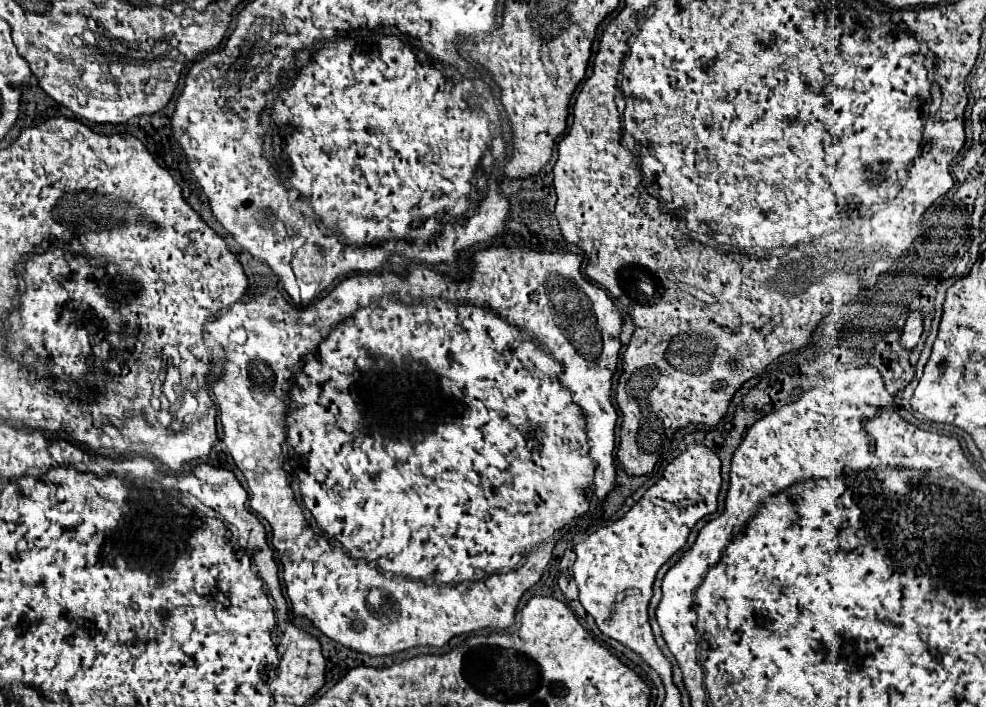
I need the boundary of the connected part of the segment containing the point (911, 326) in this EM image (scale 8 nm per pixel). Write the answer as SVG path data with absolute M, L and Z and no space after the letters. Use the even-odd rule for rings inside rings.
M911 312L905 322L905 328L901 332L899 344L905 350L913 350L921 338L921 332L923 332L923 316L921 316L921 312Z

